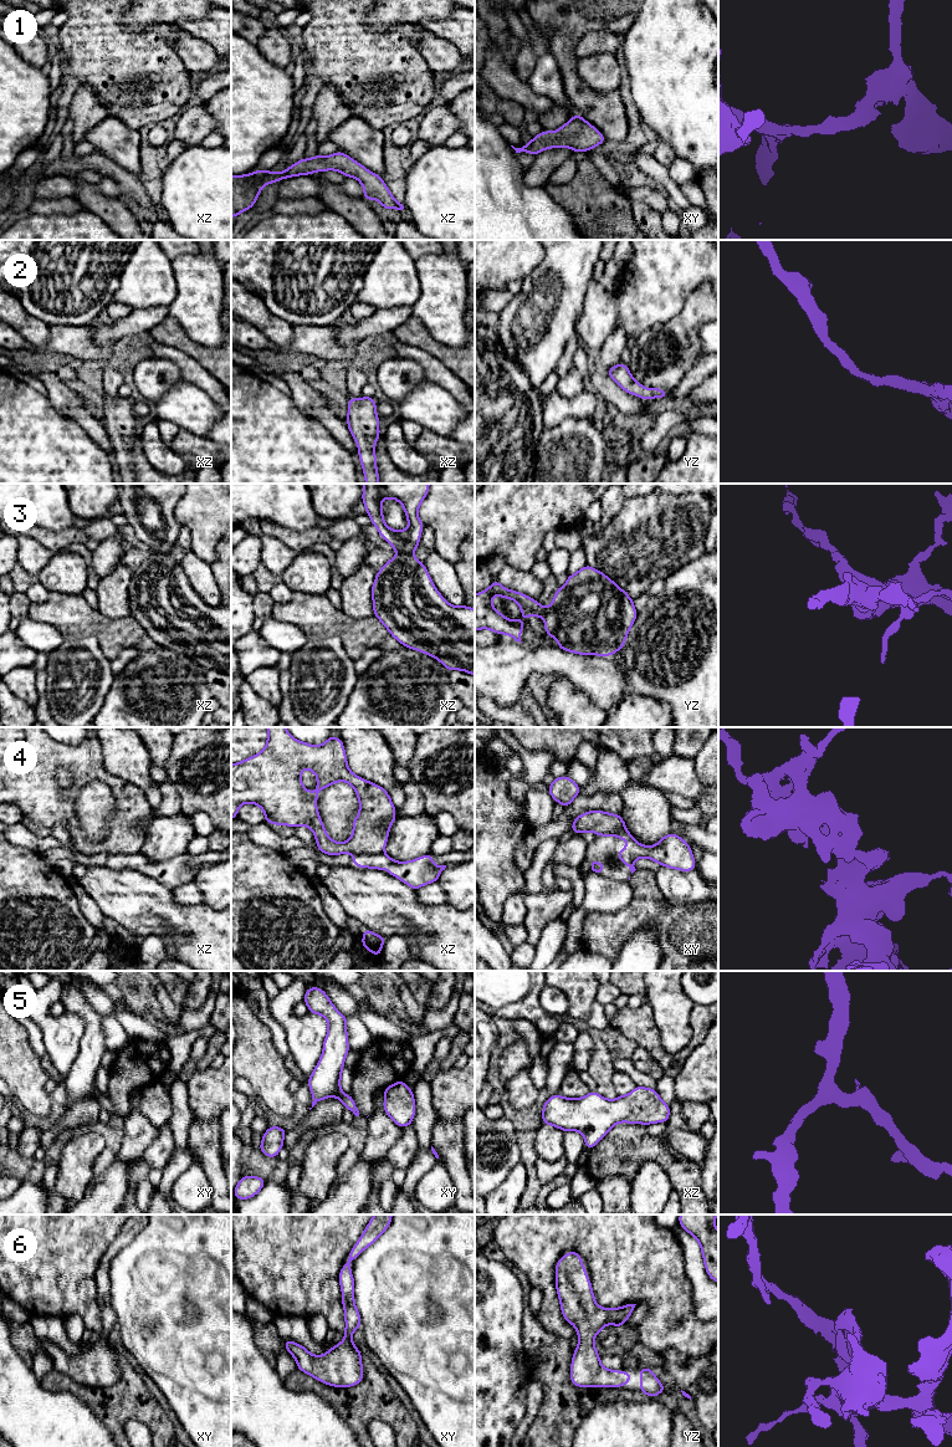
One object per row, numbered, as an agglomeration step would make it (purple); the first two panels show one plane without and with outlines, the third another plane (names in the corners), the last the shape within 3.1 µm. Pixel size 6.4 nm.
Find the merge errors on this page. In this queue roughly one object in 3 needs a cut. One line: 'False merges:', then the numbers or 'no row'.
False merges: 4

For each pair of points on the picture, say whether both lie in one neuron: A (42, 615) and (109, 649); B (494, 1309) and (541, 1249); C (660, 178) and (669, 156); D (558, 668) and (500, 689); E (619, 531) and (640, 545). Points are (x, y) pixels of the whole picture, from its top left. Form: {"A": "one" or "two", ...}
{"A": "one", "B": "two", "C": "two", "D": "one", "E": "one"}

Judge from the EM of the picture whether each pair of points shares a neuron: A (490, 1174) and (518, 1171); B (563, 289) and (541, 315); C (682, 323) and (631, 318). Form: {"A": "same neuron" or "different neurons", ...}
{"A": "different neurons", "B": "same neuron", "C": "different neurons"}

